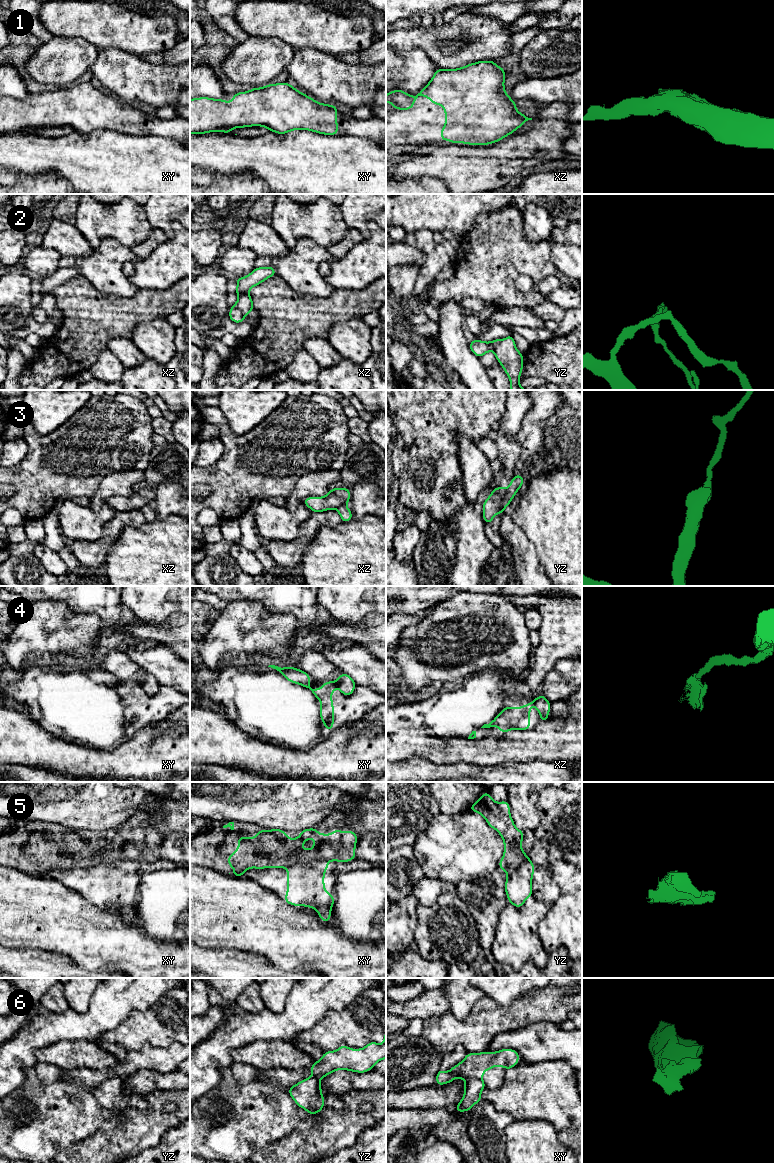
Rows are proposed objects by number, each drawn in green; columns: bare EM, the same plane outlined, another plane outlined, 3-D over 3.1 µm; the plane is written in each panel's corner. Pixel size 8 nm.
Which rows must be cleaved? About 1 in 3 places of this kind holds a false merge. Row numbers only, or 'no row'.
2, 3, 4, 5, 6

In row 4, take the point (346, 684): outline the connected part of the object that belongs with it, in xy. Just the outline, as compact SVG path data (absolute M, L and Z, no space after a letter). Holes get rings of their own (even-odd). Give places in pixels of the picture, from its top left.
M340 674L337 680L341 693L345 696L351 695L355 690L355 682L348 674Z

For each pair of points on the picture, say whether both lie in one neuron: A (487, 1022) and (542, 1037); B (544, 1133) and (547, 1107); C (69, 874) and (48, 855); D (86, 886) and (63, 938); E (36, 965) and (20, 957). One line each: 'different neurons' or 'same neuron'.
A: different neurons
B: different neurons
C: different neurons
D: different neurons
E: same neuron

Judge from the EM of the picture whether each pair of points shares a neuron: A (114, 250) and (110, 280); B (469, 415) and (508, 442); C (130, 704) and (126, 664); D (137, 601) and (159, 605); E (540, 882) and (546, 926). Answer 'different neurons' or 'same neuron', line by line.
A: same neuron
B: different neurons
C: different neurons
D: same neuron
E: different neurons

